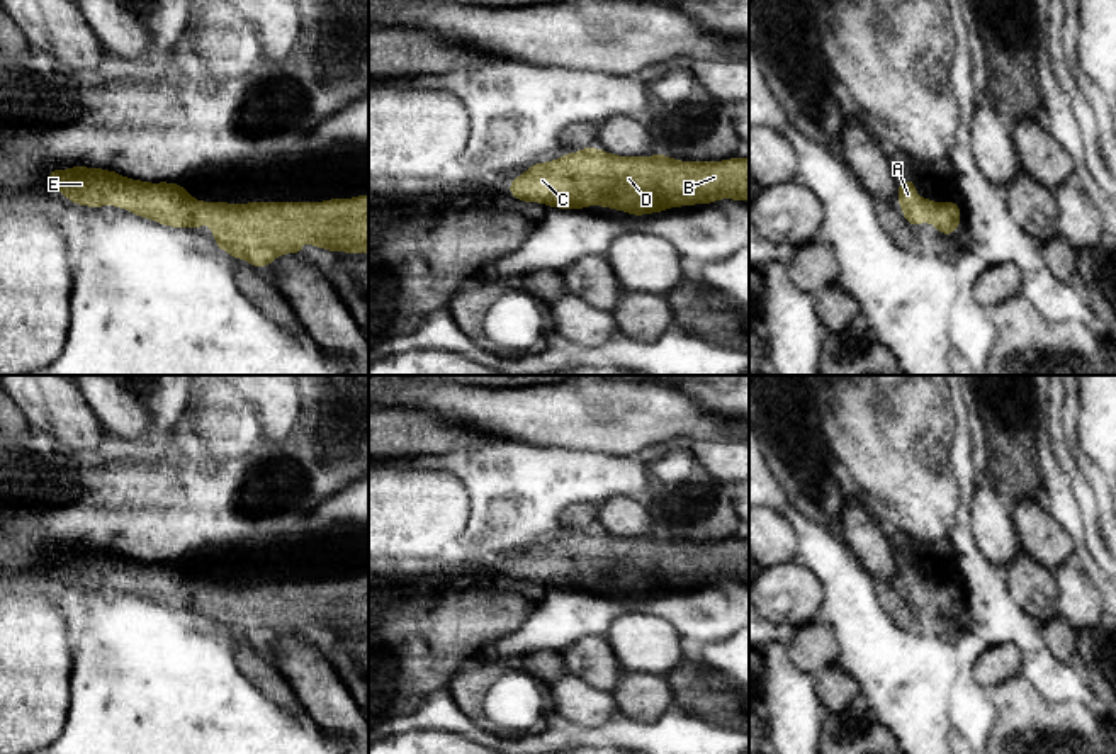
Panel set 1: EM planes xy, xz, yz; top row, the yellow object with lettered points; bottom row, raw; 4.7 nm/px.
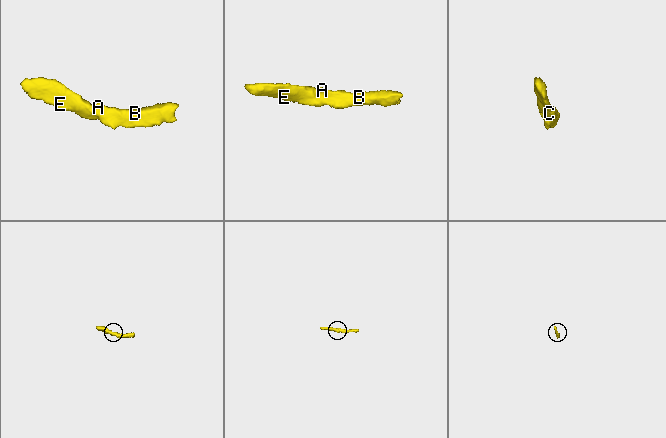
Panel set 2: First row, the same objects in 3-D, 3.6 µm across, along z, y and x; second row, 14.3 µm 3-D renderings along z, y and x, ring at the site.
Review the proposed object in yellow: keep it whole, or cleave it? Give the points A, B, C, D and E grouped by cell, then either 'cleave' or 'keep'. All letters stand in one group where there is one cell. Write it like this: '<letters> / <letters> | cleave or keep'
A B C D E | keep

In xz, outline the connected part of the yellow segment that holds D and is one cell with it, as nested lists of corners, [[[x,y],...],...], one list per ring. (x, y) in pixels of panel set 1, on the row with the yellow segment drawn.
[[[581,148],[572,156],[537,163],[510,183],[510,195],[559,209],[603,205],[634,216],[669,207],[749,199],[749,158],[724,161],[615,156]]]

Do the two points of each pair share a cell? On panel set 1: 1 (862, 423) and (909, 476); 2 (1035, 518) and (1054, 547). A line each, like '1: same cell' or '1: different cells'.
1: same cell
2: same cell

